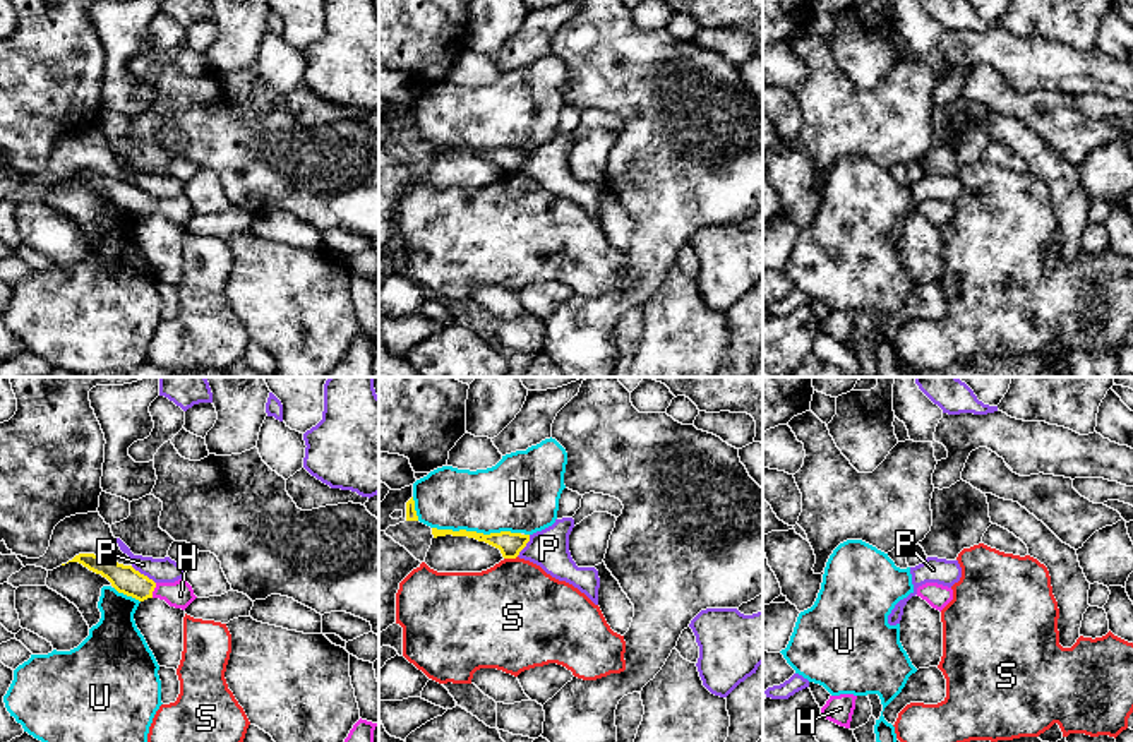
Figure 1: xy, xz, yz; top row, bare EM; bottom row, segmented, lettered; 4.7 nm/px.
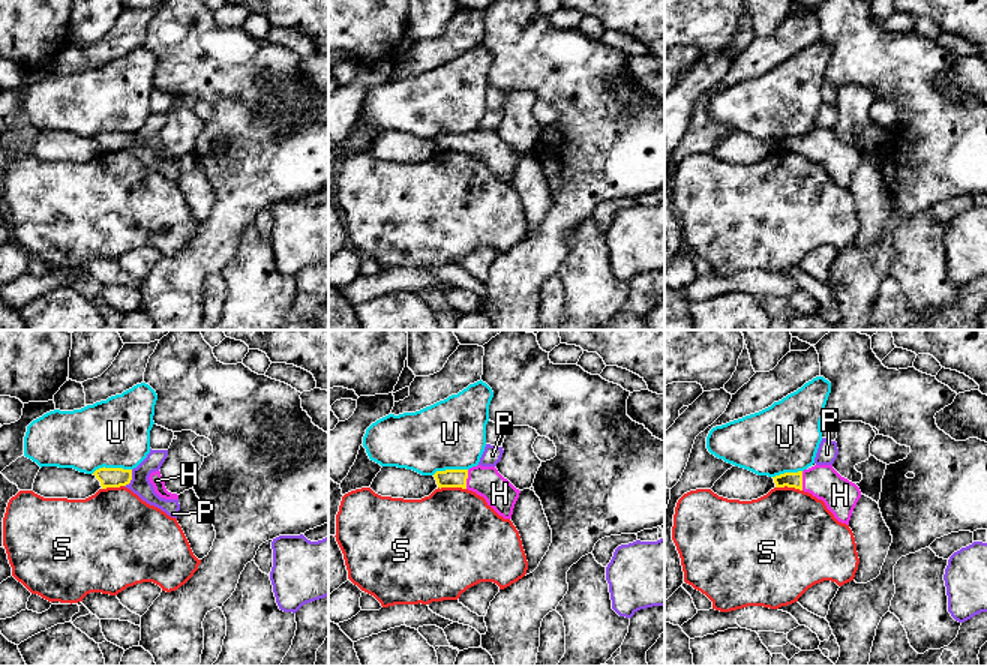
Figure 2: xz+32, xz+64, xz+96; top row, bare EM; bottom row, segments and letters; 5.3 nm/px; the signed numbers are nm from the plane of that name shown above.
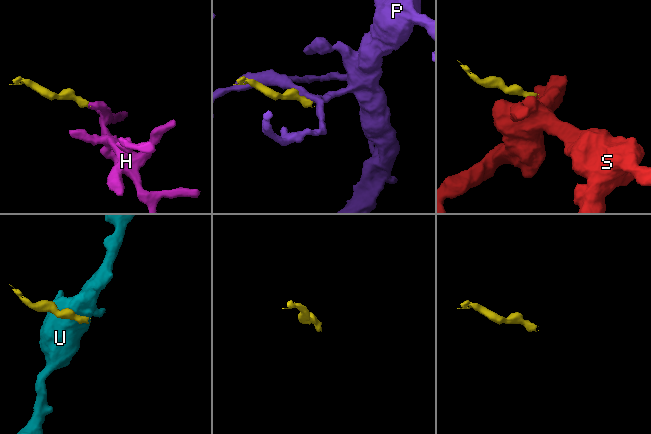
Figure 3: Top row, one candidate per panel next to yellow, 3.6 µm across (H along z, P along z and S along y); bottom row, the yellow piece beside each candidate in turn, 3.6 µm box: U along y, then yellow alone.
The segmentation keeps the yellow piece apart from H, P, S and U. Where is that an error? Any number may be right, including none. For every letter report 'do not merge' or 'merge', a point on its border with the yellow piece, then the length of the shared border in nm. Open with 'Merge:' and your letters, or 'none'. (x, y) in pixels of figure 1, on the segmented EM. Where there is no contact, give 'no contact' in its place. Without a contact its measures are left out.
Merge: H
H: merge; contact xy (153, 590); length 80 nm
P: do not merge; contact xy (143, 574); length 150 nm
S: do not merge; contact xz (509, 557); length 70 nm
U: do not merge; contact xz (475, 532); length 420 nm

